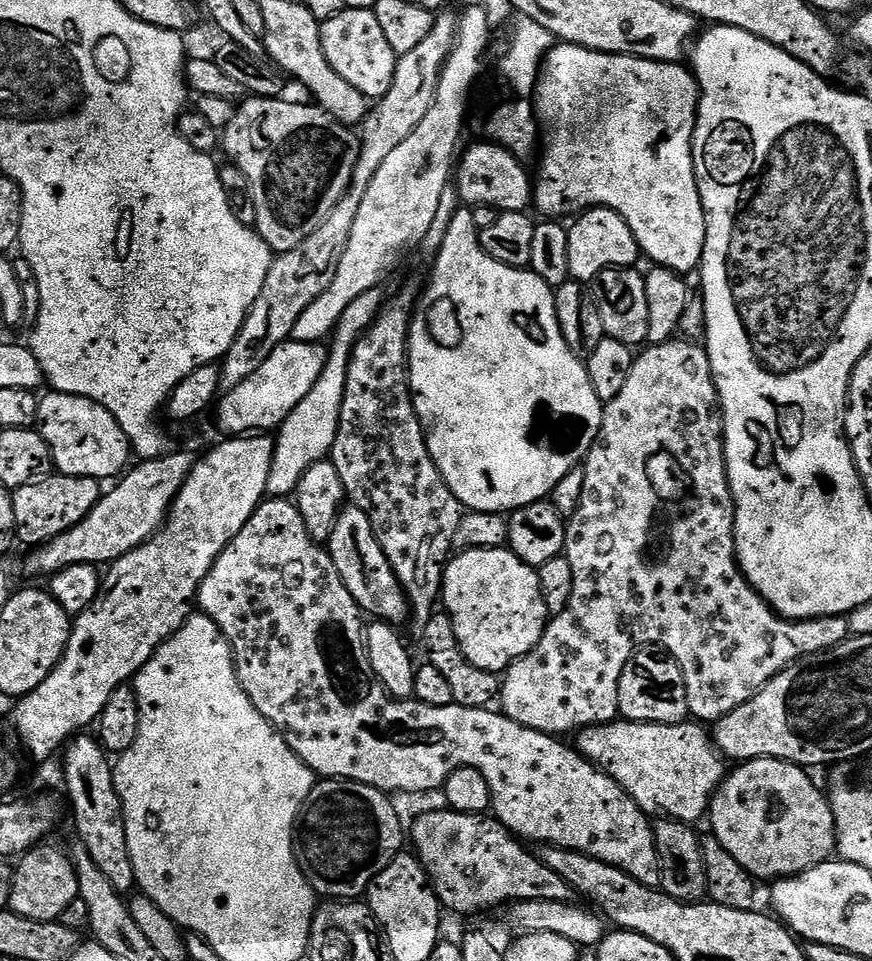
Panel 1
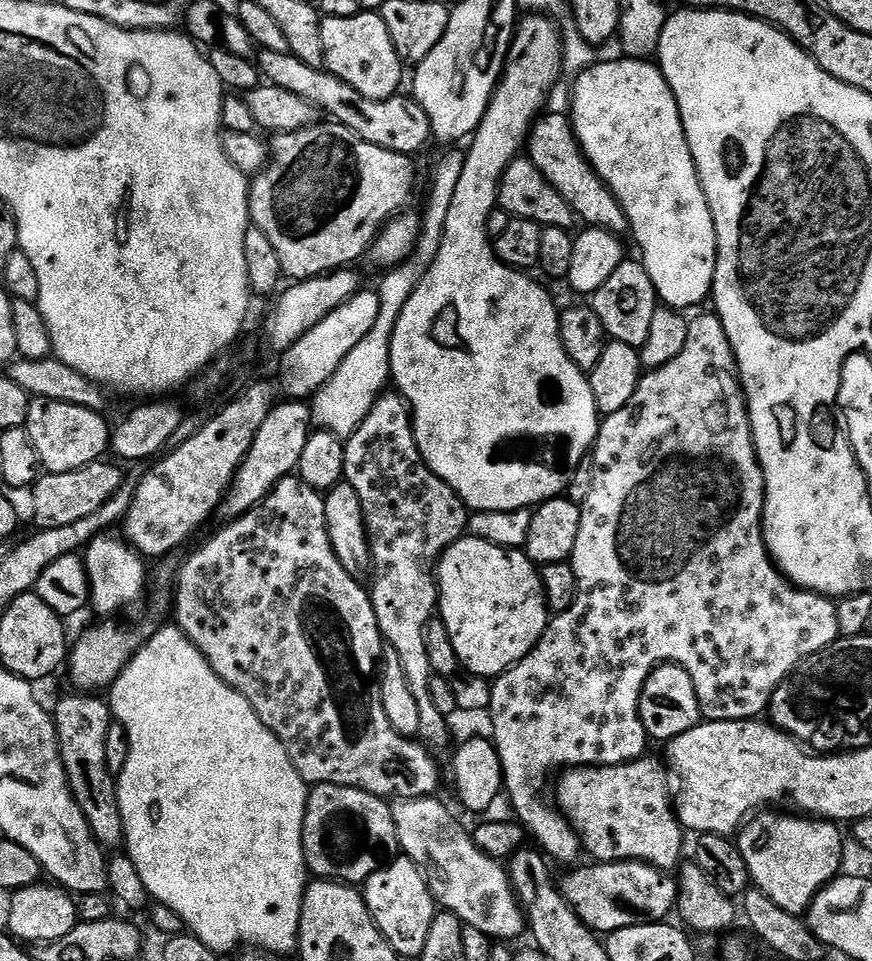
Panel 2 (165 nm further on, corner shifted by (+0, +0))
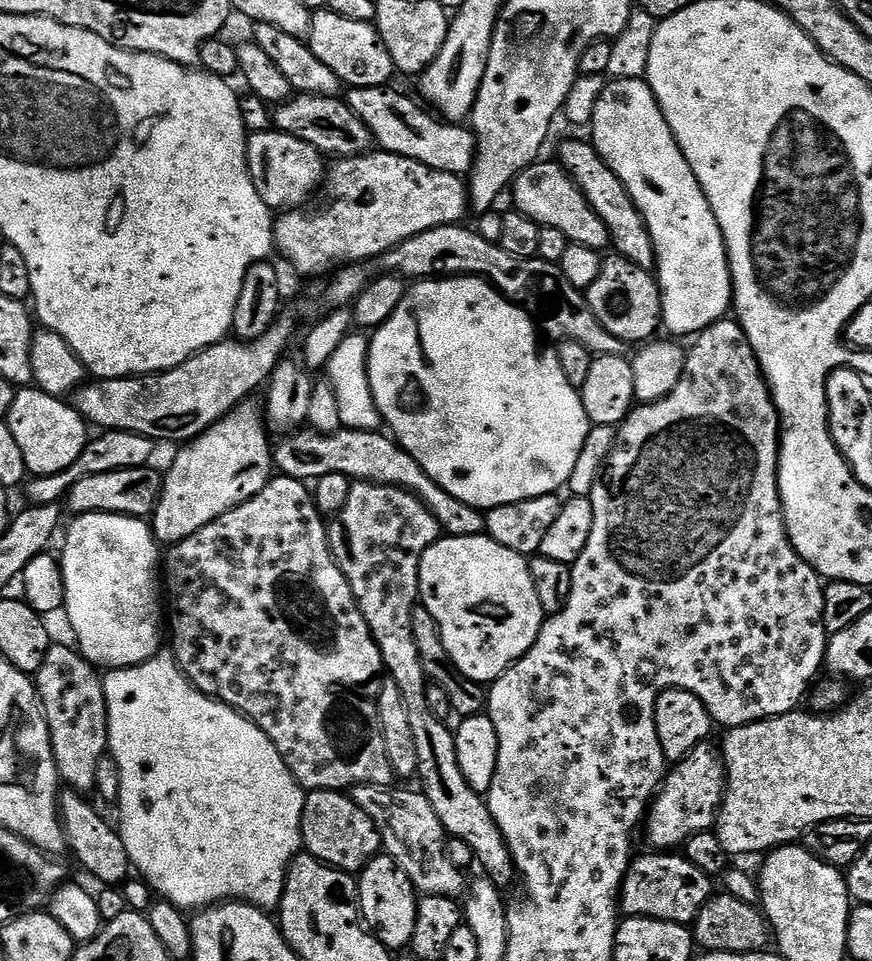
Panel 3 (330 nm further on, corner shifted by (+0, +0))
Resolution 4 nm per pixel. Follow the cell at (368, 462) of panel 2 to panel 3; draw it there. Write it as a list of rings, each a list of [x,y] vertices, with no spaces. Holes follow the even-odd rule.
[[[356,482],[350,490],[350,498],[346,498],[346,506],[331,517],[327,530],[332,556],[360,606],[360,613],[366,618],[368,629],[372,631],[374,642],[384,659],[387,675],[404,695],[410,714],[410,726],[414,730],[414,746],[418,746],[418,781],[420,780],[421,784],[419,787],[425,798],[434,806],[434,814],[438,814],[445,833],[449,837],[457,836],[458,839],[464,840],[465,846],[476,855],[477,862],[484,867],[481,868],[483,875],[489,876],[501,890],[508,890],[512,879],[515,881],[518,876],[508,843],[504,841],[500,827],[490,814],[487,799],[469,786],[465,775],[462,774],[462,766],[458,766],[458,750],[453,729],[447,728],[449,725],[439,720],[428,708],[426,690],[429,681],[425,677],[416,639],[412,633],[412,611],[418,607],[420,598],[420,559],[435,540],[441,539],[440,524],[415,492],[409,492],[406,488],[396,488],[393,484]]]

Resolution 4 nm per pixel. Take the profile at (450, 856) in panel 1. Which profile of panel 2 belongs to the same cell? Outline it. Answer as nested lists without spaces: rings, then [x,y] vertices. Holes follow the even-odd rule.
[[[617,860],[614,864],[592,862],[589,865],[589,868],[578,868],[570,873],[564,881],[559,881],[558,887],[562,898],[572,907],[576,917],[593,932],[607,934],[626,926],[659,924],[673,915],[676,907],[676,882],[667,871],[642,864],[639,860]]]

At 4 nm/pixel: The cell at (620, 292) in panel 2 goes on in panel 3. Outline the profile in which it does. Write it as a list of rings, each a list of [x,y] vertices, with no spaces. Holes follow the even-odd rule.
[[[619,254],[613,257],[613,260],[605,259],[601,263],[598,278],[594,278],[586,290],[588,304],[604,329],[618,339],[625,342],[651,341],[657,335],[656,327],[661,327],[664,314],[664,302],[660,296],[657,277],[649,269],[625,260]]]

